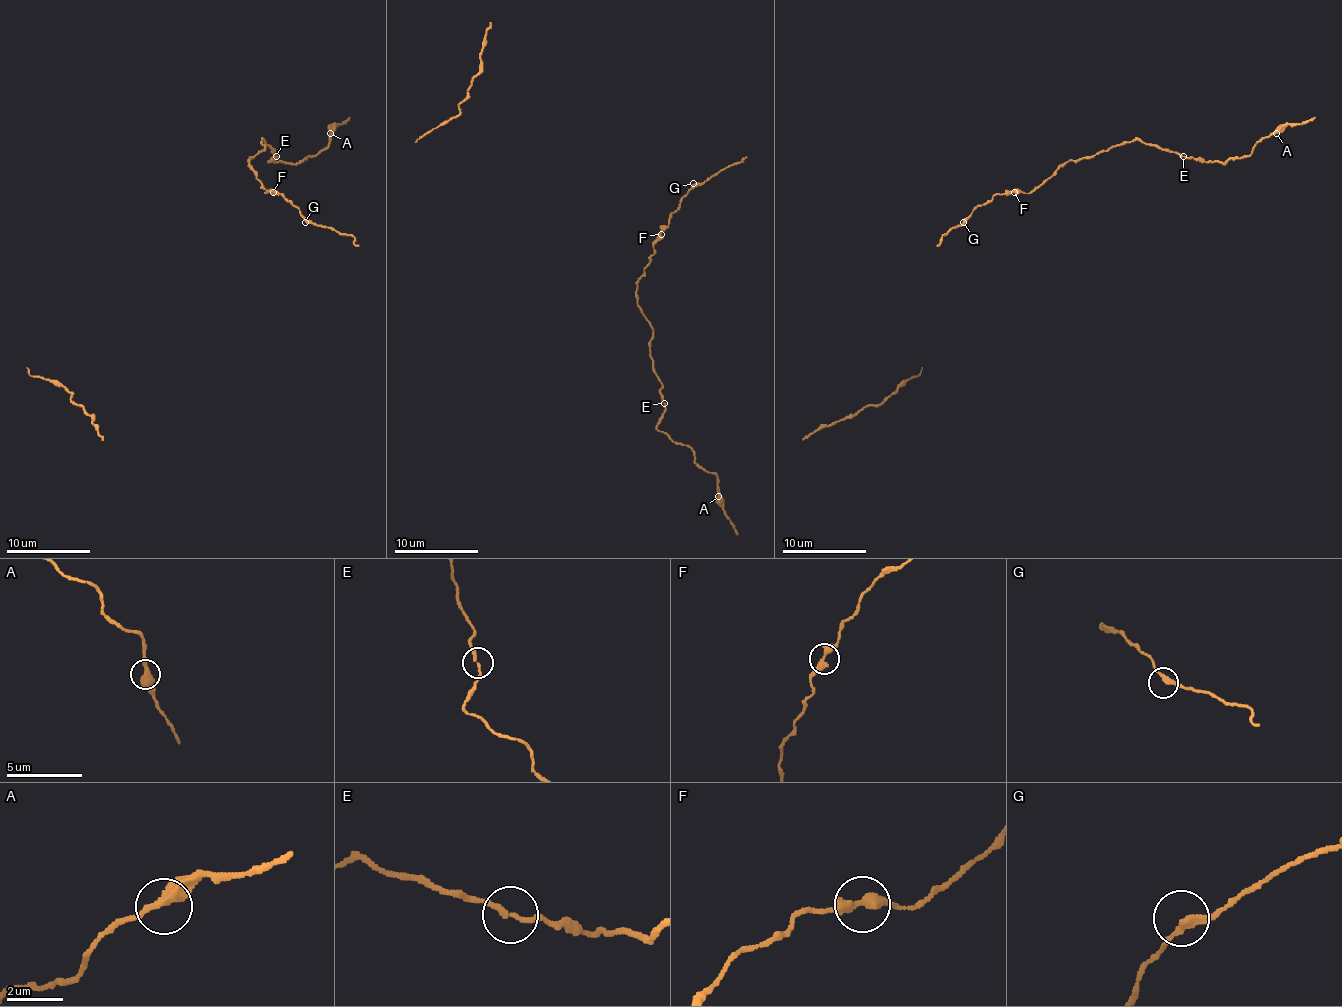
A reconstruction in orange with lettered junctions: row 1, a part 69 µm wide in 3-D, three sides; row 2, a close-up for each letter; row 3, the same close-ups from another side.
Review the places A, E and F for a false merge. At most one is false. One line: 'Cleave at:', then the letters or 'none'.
Cleave at: none

